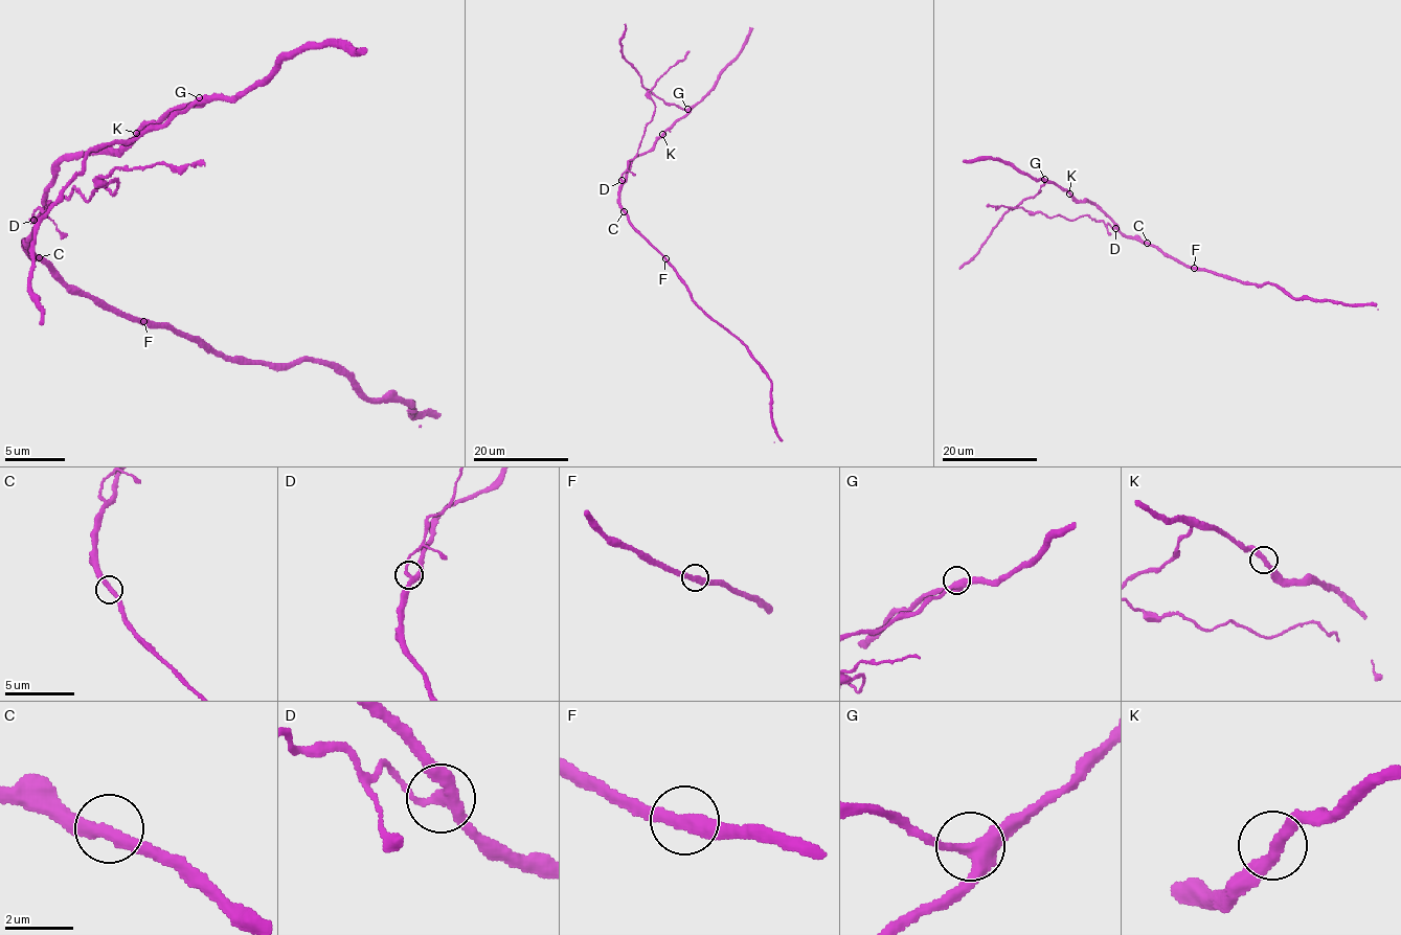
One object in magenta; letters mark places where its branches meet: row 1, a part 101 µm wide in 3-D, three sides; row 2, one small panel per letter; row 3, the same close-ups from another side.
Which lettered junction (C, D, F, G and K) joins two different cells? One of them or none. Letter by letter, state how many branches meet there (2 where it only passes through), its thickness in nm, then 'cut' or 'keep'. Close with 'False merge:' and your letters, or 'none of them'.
C: 2 branches meet; 360 nm thick; keep
D: 3 branches meet; 300 nm thick; cut
F: 2 branches meet; 360 nm thick; keep
G: 3 branches meet; 400 nm thick; keep
K: 2 branches meet; 320 nm thick; keep
False merge: D

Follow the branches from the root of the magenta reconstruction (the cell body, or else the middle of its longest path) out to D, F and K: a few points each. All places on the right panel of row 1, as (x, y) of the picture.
D: (1146, 244), (1139, 238), (1123, 236), (1116, 228)
F: (1146, 244), (1194, 268)
K: (1146, 244), (1139, 238), (1127, 237), (1094, 204), (1078, 202), (1069, 194)

